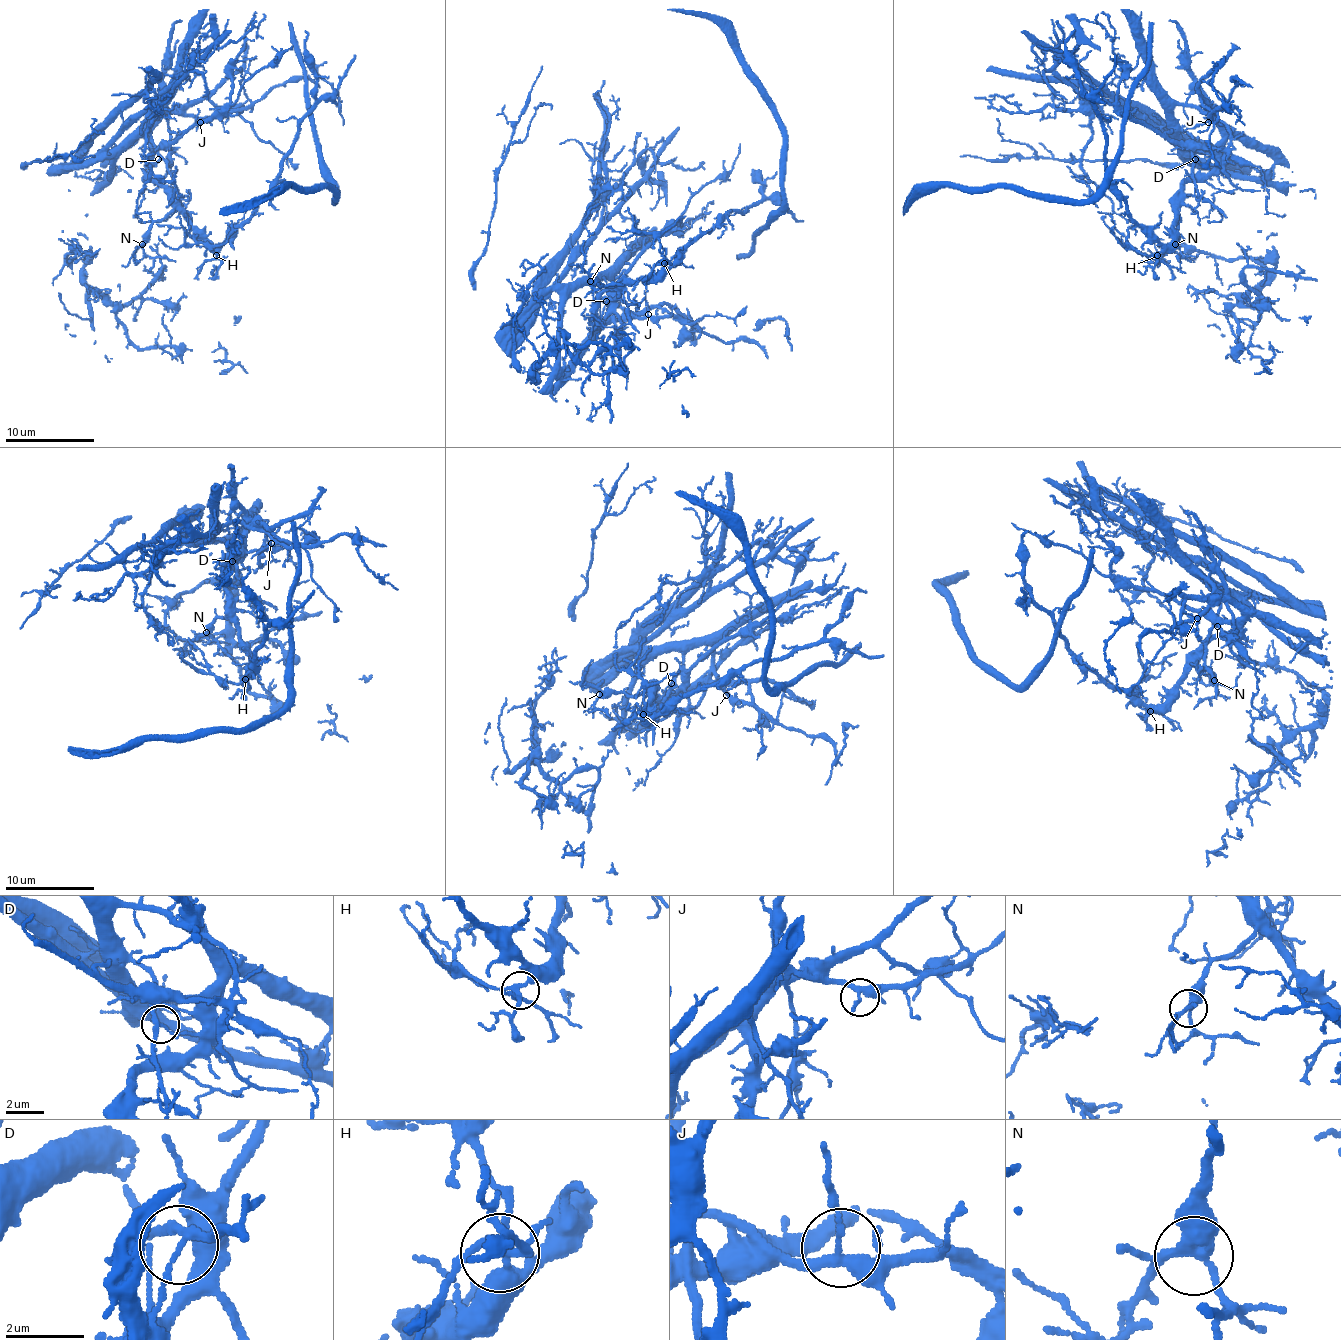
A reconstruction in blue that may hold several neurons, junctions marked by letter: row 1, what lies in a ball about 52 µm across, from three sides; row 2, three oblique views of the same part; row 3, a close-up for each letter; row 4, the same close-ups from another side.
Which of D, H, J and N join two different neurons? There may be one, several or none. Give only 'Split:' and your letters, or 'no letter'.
Split: D

